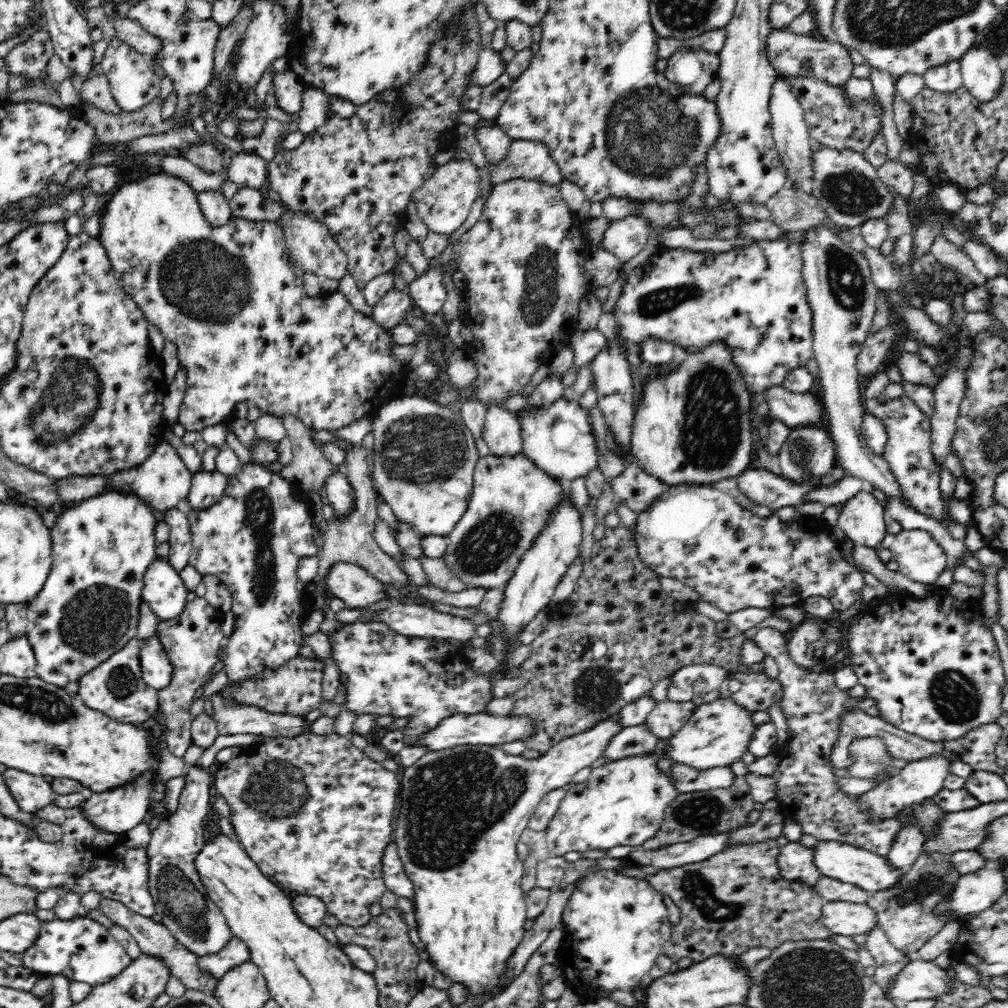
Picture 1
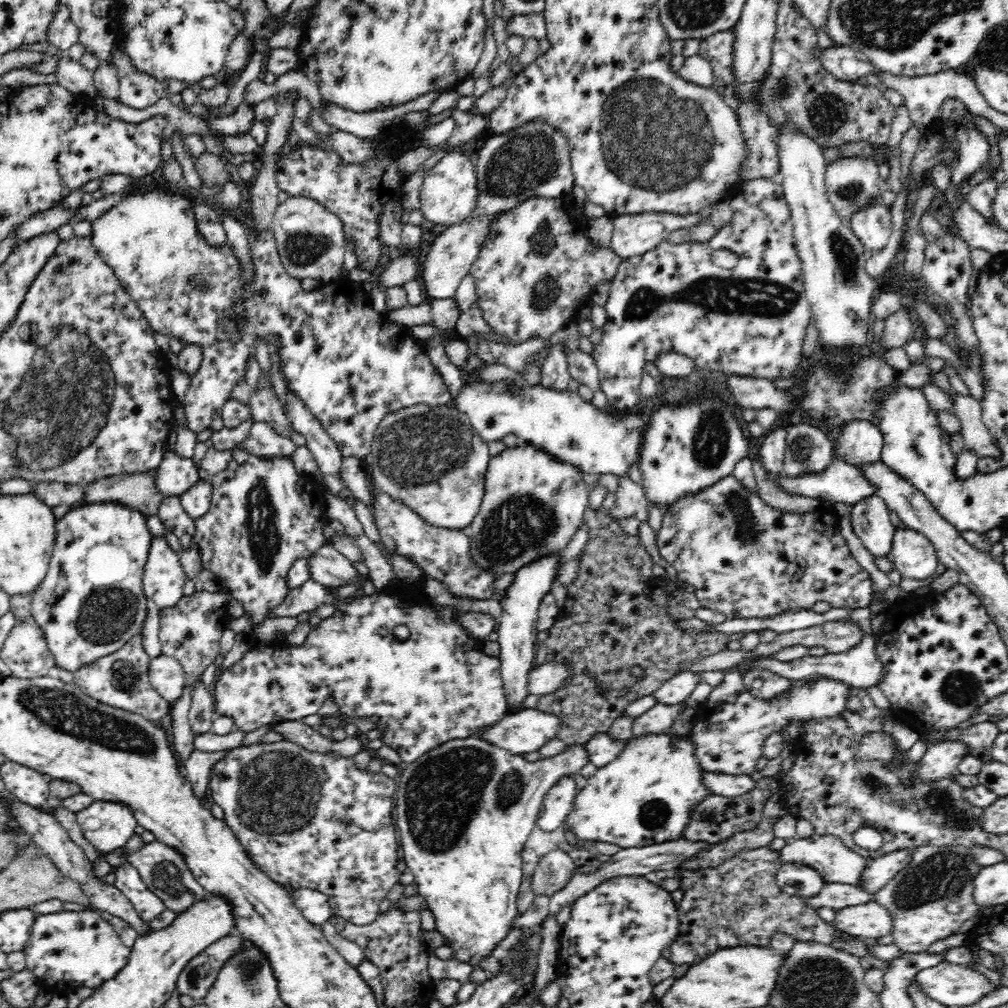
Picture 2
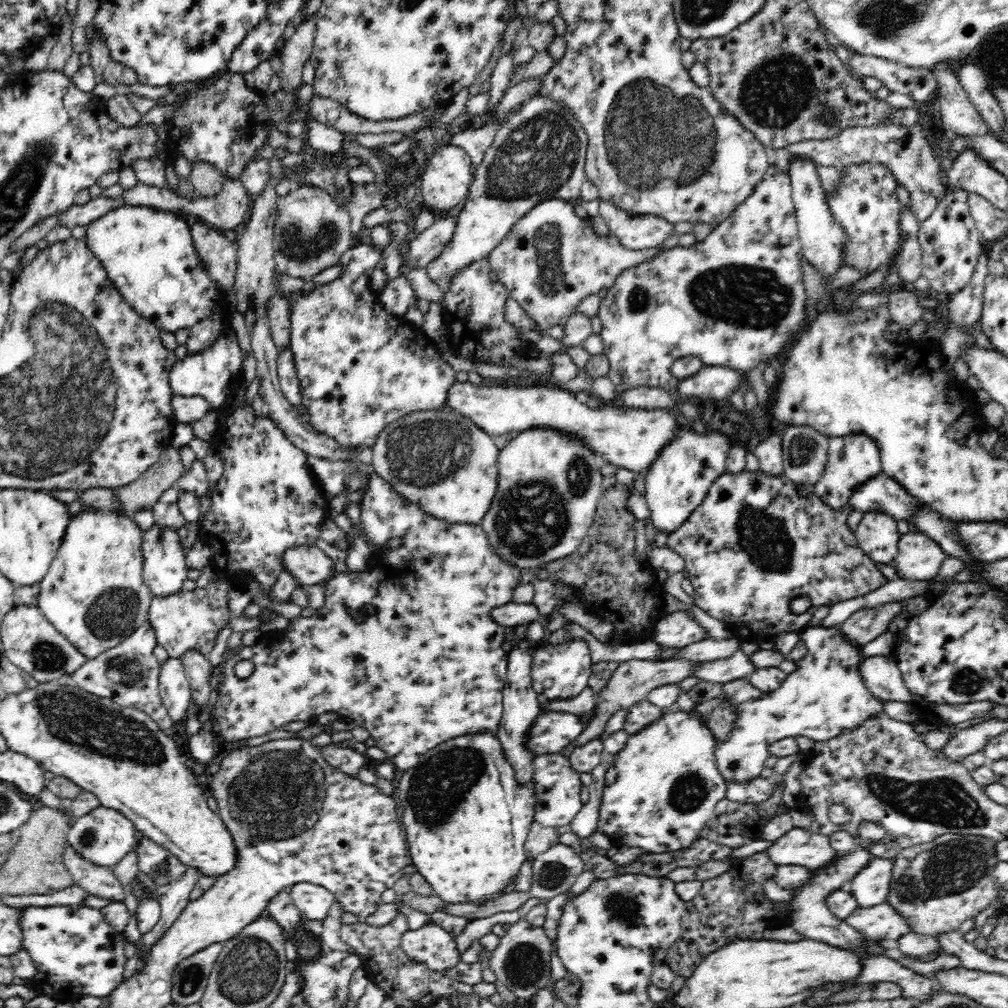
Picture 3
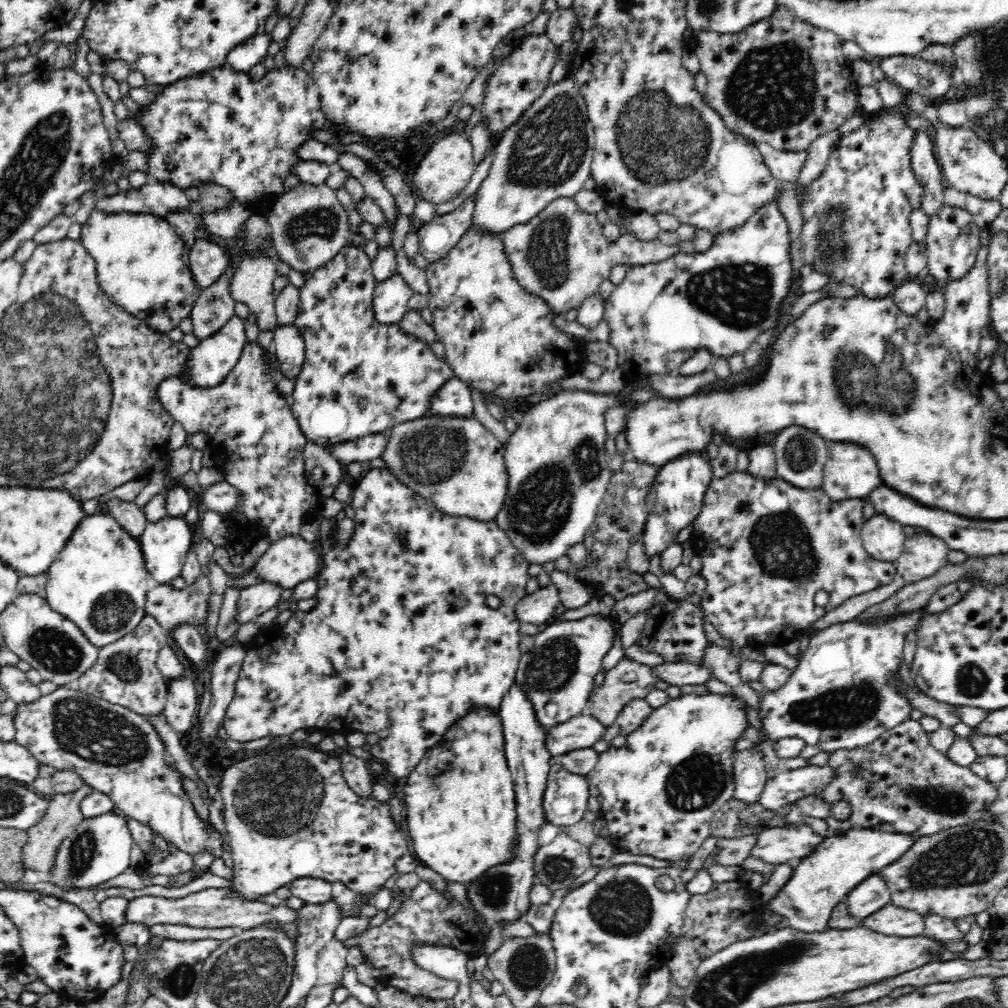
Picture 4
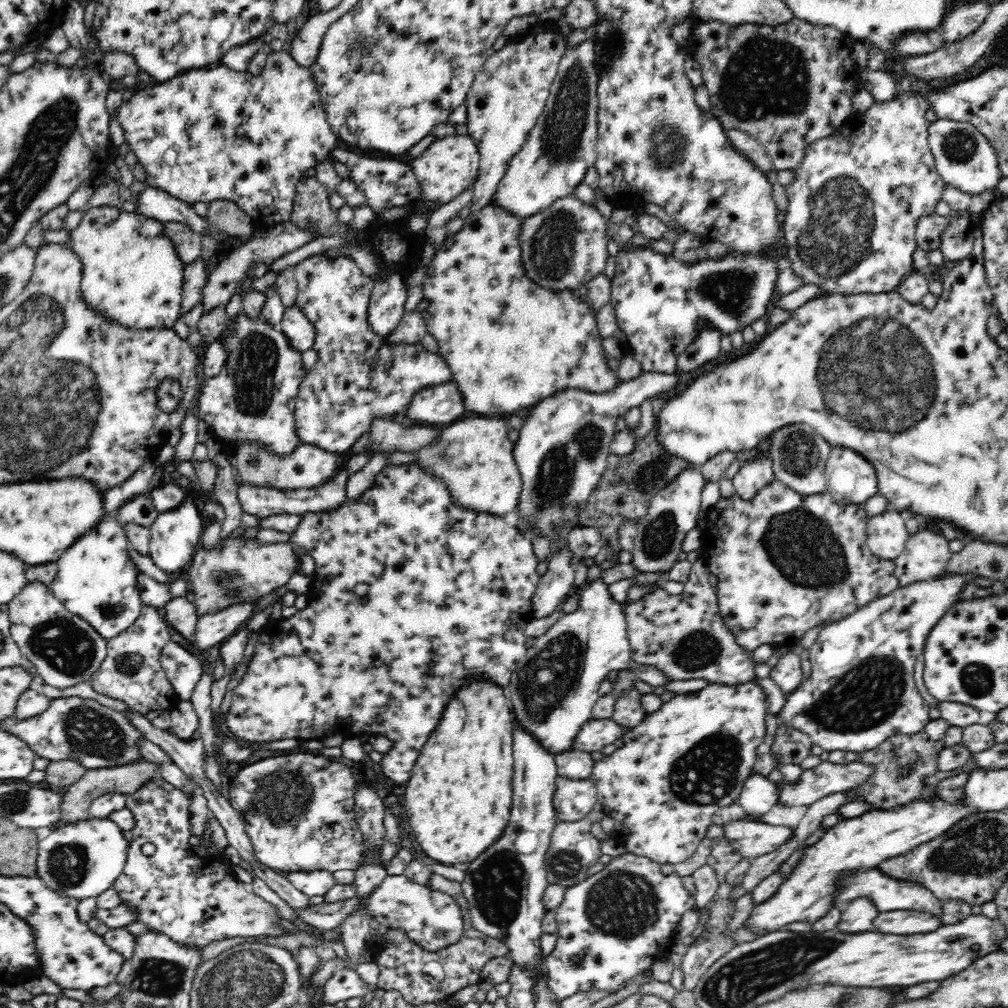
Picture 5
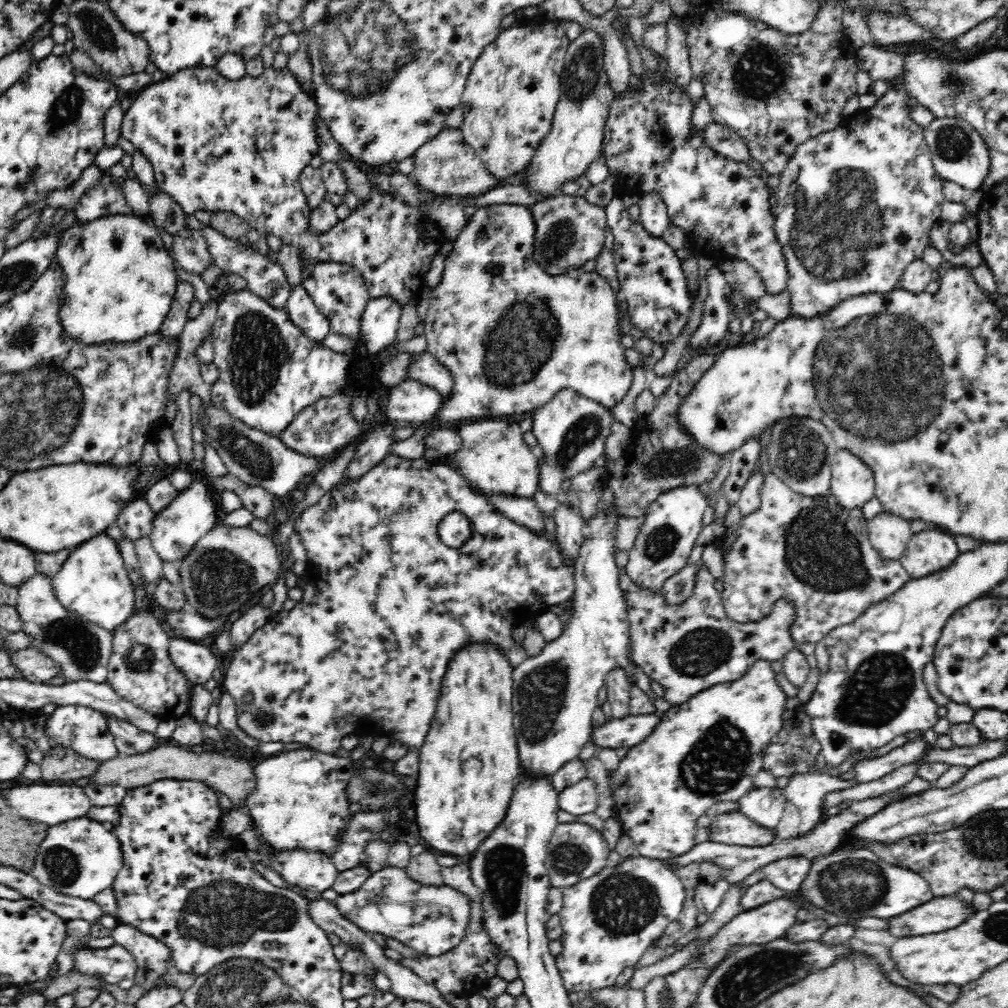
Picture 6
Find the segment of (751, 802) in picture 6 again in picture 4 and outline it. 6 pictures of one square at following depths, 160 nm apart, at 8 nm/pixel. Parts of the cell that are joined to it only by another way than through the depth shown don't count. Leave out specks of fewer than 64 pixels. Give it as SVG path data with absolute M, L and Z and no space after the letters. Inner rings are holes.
M926 610L914 611L871 625L862 625L852 619L816 631L786 684L778 690L764 689L759 693L756 710L761 725L756 736L758 740L752 746L734 752L733 798L758 804L769 780L761 747L766 740L796 737L828 753L840 748L852 750L874 742L884 730L910 720L910 703L888 683L886 676L890 672L900 673L898 666L903 658L904 636L908 630L916 629L926 613Z

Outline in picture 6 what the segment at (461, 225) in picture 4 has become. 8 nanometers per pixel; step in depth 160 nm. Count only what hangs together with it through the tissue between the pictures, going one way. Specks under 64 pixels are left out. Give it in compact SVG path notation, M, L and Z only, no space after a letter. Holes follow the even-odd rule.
M549 19L540 25L532 25L530 21L516 22L508 29L502 30L472 66L461 101L464 120L460 129L465 141L484 161L486 170L494 180L502 182L524 171L538 148L538 142L542 142L542 138L550 132L554 108L558 105L561 94L564 58L570 43L564 35L560 20Z

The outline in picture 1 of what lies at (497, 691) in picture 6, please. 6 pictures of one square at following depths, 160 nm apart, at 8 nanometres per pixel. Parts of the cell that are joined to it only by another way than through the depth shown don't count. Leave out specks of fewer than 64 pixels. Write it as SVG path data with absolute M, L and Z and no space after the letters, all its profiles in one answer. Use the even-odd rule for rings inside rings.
M619 712L604 718L600 722L596 722L590 730L575 734L574 736L561 740L558 744L541 757L535 759L526 759L520 755L505 754L502 750L492 747L492 745L460 745L449 749L439 751L428 751L419 758L413 765L406 767L404 770L404 778L401 782L401 790L398 795L402 799L400 806L400 814L398 819L394 819L393 842L397 846L400 861L404 866L405 873L408 874L410 882L414 883L414 900L412 900L413 909L416 915L417 931L424 950L428 953L428 961L434 966L438 973L452 979L456 984L463 984L466 990L466 996L474 995L478 999L492 999L501 993L505 986L505 972L507 971L508 959L517 949L519 942L525 937L528 930L526 927L526 894L522 890L521 880L522 872L524 872L523 862L518 860L516 855L516 844L520 839L520 834L527 829L529 821L532 819L538 804L542 798L551 791L567 788L573 781L572 778L578 770L591 766L594 761L603 755L610 739L618 734L624 728L619 720Z

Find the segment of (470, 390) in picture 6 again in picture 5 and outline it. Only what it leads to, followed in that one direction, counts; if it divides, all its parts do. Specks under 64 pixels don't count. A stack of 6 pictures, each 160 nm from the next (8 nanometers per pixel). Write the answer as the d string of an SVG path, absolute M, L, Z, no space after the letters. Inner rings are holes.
M488 205L475 213L470 213L463 221L462 228L455 234L448 236L435 252L429 265L425 268L426 274L423 280L424 301L428 304L428 309L423 314L428 333L432 335L440 345L439 354L443 356L446 365L450 368L451 379L454 380L459 392L464 397L465 410L470 410L478 416L503 417L504 412L516 412L526 406L538 404L542 399L548 398L561 390L574 388L582 390L593 390L594 392L608 392L619 386L621 382L617 380L615 372L608 369L606 365L607 356L603 352L601 341L596 328L595 312L593 312L587 302L580 300L574 291L554 292L546 290L524 275L522 269L522 251L518 245L518 234L520 234L521 218L514 217L506 213L498 205ZM388 453L373 454L359 471L347 478L344 486L346 487L346 500L355 503L372 486L377 474L385 467L388 455Z

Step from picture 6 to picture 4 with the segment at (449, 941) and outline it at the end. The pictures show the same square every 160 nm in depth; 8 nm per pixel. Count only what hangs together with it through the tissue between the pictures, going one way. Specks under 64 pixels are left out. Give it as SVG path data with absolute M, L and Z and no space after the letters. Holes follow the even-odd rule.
M206 888L188 894L183 898L166 899L142 896L128 903L126 921L128 924L141 923L148 927L162 924L176 924L192 928L218 929L234 927L237 930L250 929L260 924L276 921L287 926L297 920L297 912L285 906L270 906L261 901L248 901L225 888Z

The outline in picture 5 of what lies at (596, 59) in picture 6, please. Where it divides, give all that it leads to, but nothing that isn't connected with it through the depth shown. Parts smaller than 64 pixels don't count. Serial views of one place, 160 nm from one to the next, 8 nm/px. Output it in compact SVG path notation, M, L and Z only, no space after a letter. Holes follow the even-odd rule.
M586 38L571 49L567 49L559 64L559 69L550 87L544 110L538 117L534 128L526 136L526 142L520 146L520 150L508 162L504 178L498 182L498 188L494 196L490 198L490 205L502 207L506 213L521 219L538 214L553 202L560 198L570 197L576 194L578 186L583 182L588 168L592 167L597 159L597 124L598 98L596 97L596 75L598 70L594 67L596 60L594 48L596 40Z

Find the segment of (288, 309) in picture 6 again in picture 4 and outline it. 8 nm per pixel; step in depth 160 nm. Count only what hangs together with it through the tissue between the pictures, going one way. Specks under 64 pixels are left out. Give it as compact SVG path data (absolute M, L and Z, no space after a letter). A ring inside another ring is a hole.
M294 326L278 327L273 332L275 343L274 358L277 367L286 379L297 380L304 363L305 343L299 330Z

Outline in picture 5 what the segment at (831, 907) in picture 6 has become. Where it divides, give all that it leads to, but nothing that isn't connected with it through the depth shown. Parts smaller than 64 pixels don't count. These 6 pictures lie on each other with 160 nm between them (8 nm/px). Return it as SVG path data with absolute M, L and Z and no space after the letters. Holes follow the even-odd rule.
M876 867L868 869L865 873L860 875L846 876L841 882L844 882L844 885L842 885L842 888L836 895L835 902L844 902L844 900L848 902L848 900L854 900L854 898L858 898L858 896L869 896L874 901L874 904L877 905L878 911L880 912L892 910L916 910L938 918L941 920L941 926L944 926L944 923L942 922L942 903L930 892L930 890L924 888L922 885L890 878L884 875L884 873Z

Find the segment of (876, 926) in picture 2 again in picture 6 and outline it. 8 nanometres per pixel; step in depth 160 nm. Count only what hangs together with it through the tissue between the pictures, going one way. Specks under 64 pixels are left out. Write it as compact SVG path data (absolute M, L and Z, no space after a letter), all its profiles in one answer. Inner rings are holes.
M934 897L932 900L888 919L888 933L902 938L936 934L959 926L971 918L977 909L964 907L958 897Z

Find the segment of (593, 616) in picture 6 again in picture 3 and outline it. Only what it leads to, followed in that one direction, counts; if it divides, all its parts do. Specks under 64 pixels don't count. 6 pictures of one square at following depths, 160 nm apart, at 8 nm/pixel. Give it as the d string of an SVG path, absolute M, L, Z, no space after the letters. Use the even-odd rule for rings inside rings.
M572 639L556 646L550 643L544 646L537 645L531 664L531 679L539 702L546 704L552 700L570 700L578 696L588 686L592 663L588 645L578 639ZM738 650L731 657L708 661L700 665L694 676L708 682L728 682L736 678L744 678L752 674L757 668L751 663L750 657Z

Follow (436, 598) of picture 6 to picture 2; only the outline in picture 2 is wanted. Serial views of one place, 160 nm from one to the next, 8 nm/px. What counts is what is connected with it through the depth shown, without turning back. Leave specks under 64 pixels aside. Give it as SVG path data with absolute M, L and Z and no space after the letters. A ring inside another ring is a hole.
M382 491L377 492L378 496L374 496L373 516L385 548L414 561L425 572L425 576L442 582L456 596L476 600L492 598L492 583L497 576L492 571L476 567L476 563L472 562L468 553L470 539L465 530L432 526L408 505L390 498L389 494L384 494ZM368 585L367 593L362 597L356 597L350 603L342 603L342 600L335 604L336 612L330 617L322 619L316 626L312 627L307 635L307 639L300 647L280 646L280 643L273 645L262 645L261 647L250 647L241 660L236 662L228 669L220 670L217 679L212 687L215 709L217 716L228 716L233 718L234 728L243 730L245 733L266 726L266 724L274 724L274 722L282 722L285 720L301 720L305 716L316 714L324 702L324 698L332 696L334 702L339 706L339 712L347 714L354 718L370 718L375 716L379 724L380 730L384 730L381 737L382 742L390 748L394 748L400 755L402 763L414 762L429 750L444 744L456 738L472 737L472 734L478 732L478 728L496 724L502 720L502 716L509 712L509 704L504 692L503 680L501 679L499 657L492 657L484 654L482 651L483 639L470 638L470 635L454 621L454 614L457 614L450 607L440 607L429 602L424 595L416 595L415 586L406 585L404 590L390 592L386 594L377 593L377 589L371 589ZM398 624L406 624L410 635L406 639L399 639L394 635L394 627Z

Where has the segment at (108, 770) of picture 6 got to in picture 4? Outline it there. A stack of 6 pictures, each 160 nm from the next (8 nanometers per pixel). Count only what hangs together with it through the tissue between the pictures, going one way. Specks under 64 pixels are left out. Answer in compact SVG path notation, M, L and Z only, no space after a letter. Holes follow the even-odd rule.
M89 784L82 786L78 792L72 794L55 794L49 799L44 817L26 831L27 842L22 850L22 869L42 872L51 876L54 866L56 866L56 856L62 846L62 842L83 822L84 816L80 811L81 802L86 796L93 794L93 789Z

